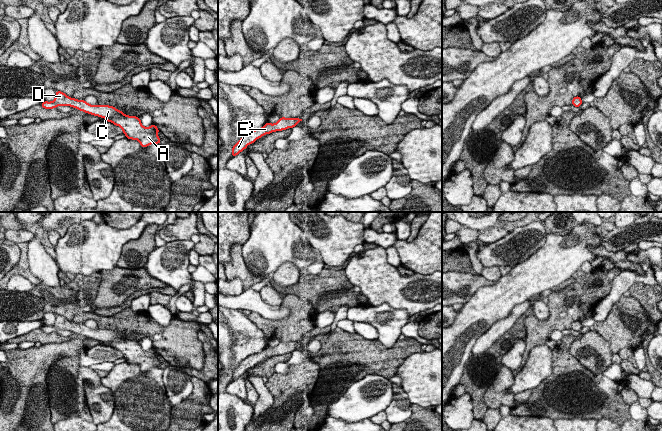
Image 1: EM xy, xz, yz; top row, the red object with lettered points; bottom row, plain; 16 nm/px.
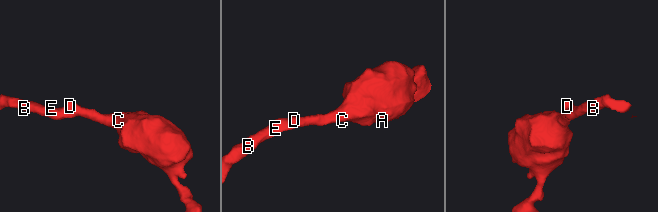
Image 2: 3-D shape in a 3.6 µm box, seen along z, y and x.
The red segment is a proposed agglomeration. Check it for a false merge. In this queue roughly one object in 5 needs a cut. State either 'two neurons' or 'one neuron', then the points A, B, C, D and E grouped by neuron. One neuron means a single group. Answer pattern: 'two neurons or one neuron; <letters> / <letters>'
one neuron; A B C D E

